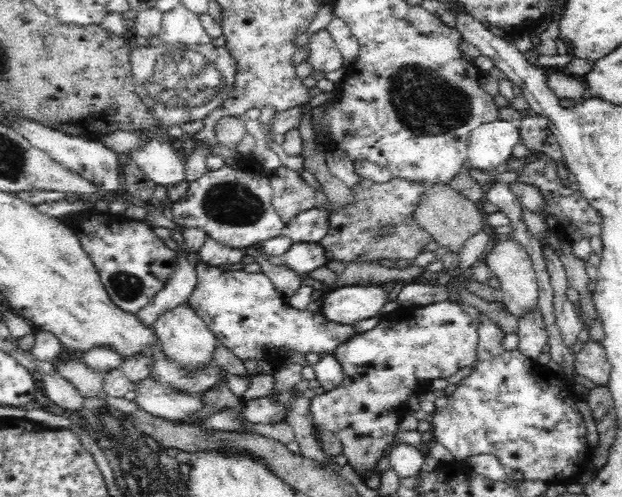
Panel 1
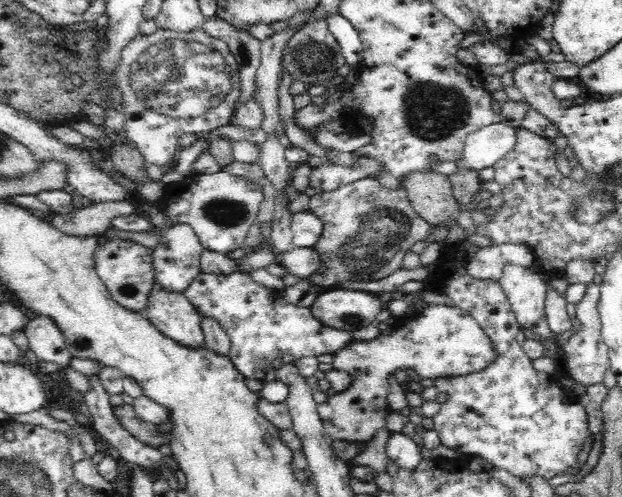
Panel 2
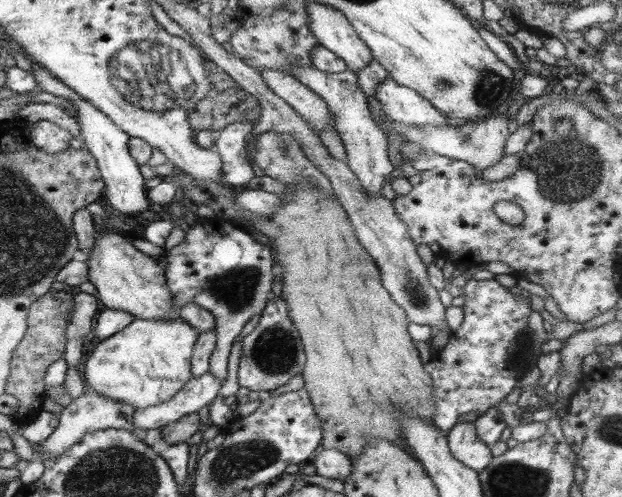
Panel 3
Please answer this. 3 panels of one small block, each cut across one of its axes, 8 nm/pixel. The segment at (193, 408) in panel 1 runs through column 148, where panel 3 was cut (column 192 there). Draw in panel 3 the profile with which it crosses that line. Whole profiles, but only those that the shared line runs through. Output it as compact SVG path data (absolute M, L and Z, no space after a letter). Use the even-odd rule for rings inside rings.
M209 372L192 377L172 399L134 412L134 426L140 430L160 429L190 413L198 413L210 405L218 395L223 382Z

